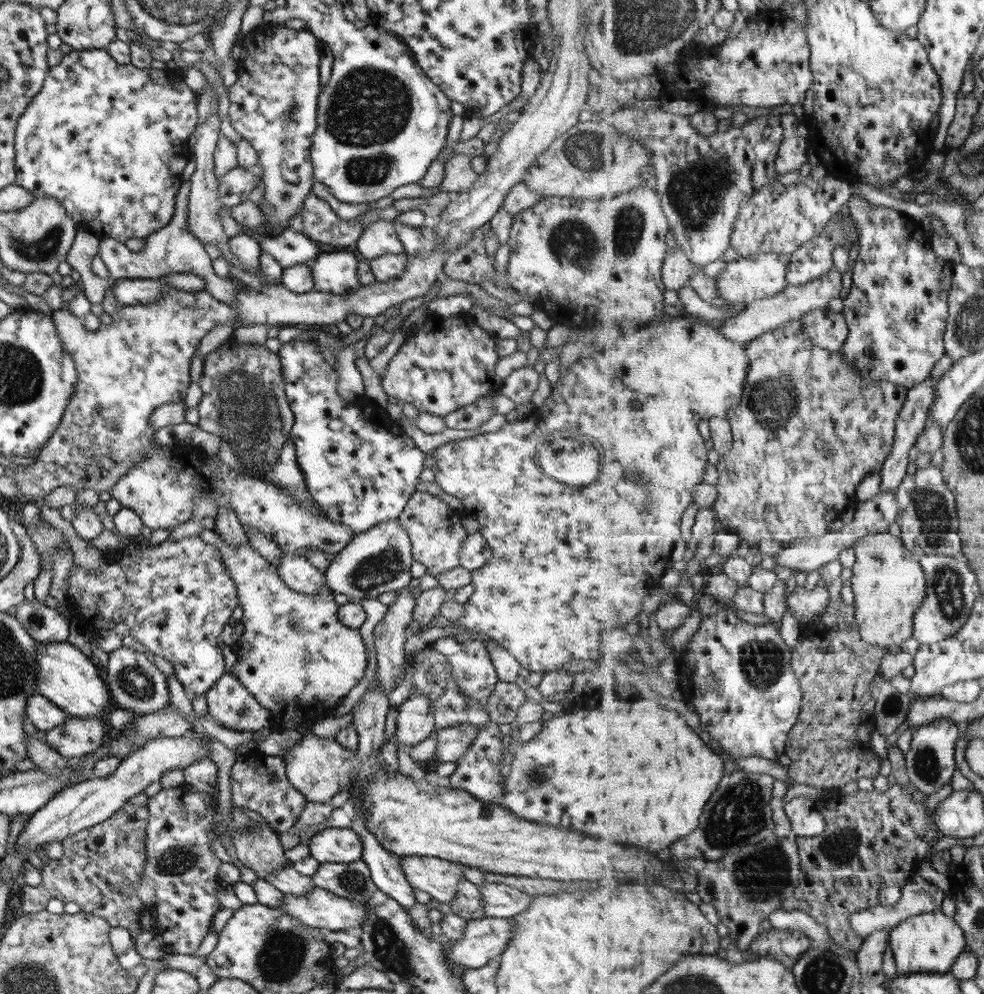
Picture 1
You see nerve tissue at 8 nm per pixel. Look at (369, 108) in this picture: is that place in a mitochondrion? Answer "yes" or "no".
yes

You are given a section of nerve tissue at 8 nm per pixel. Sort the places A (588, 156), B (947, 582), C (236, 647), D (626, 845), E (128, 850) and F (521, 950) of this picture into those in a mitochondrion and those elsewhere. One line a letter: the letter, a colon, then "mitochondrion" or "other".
A: mitochondrion
B: mitochondrion
C: other
D: other
E: other
F: other

